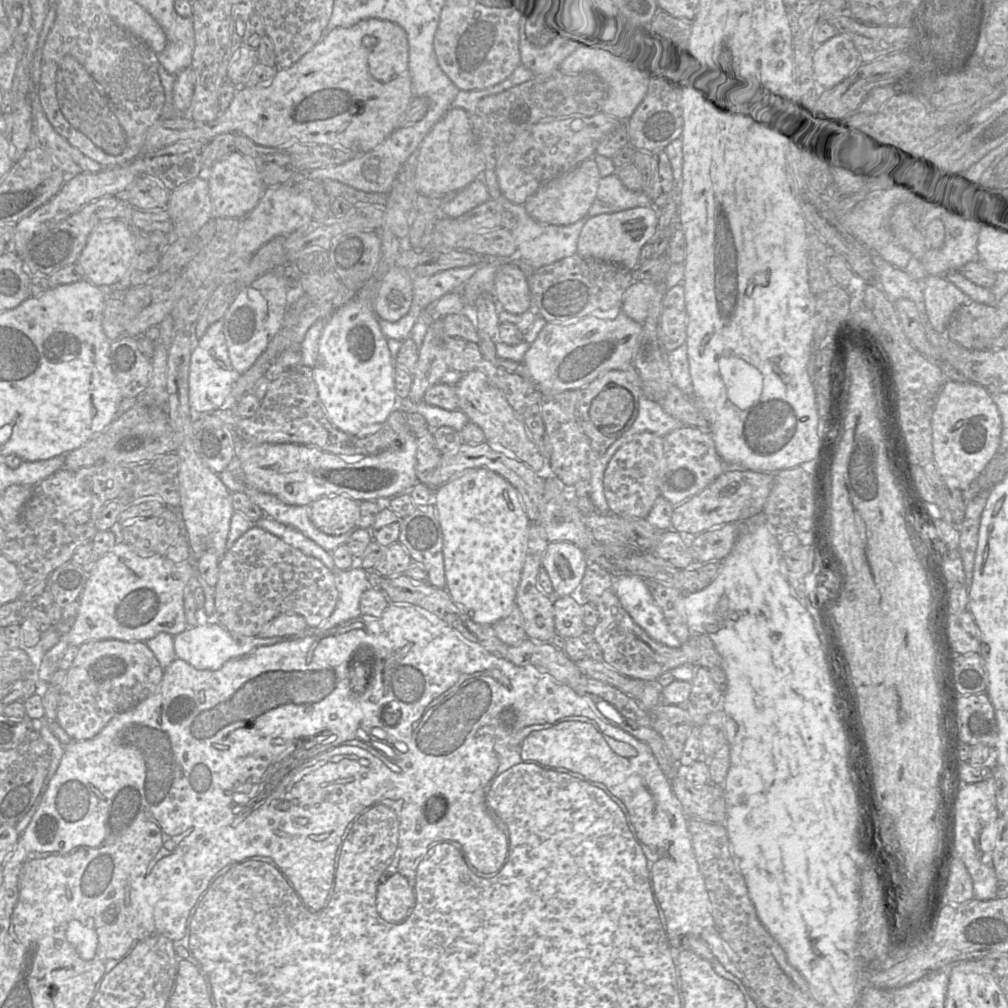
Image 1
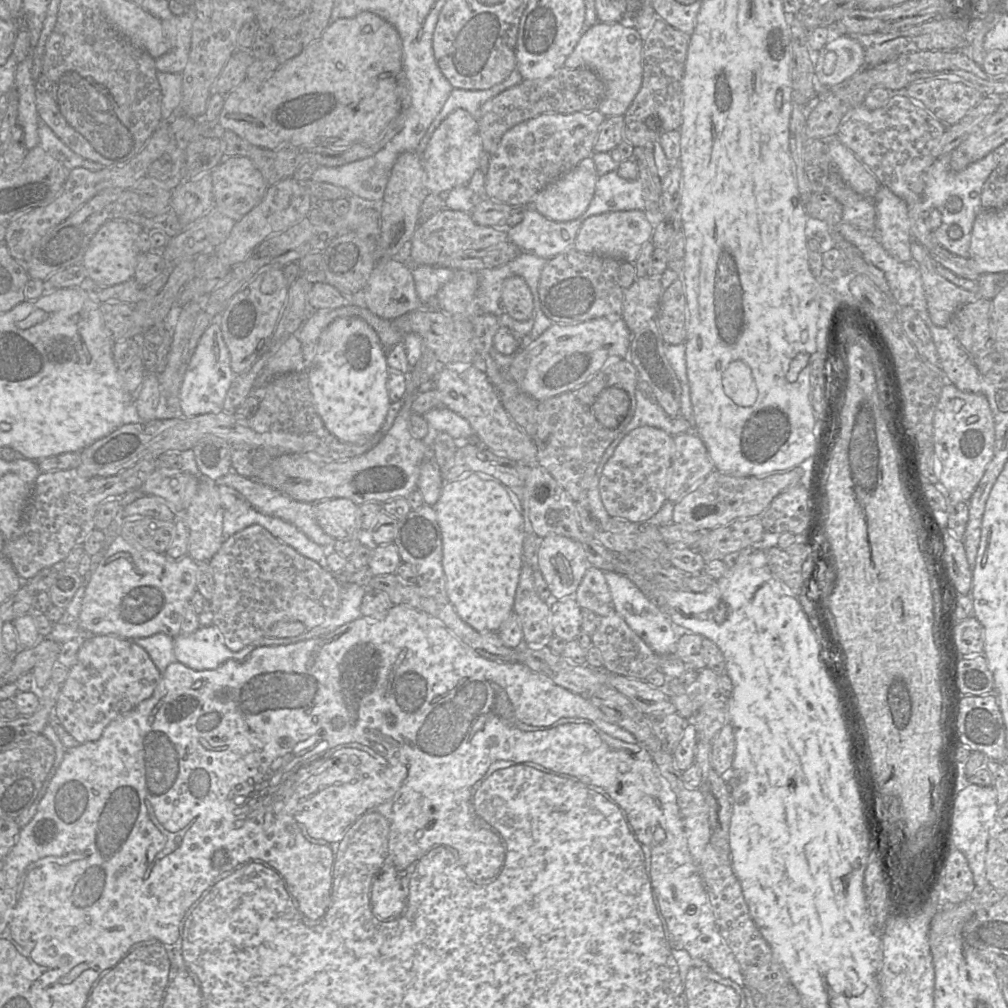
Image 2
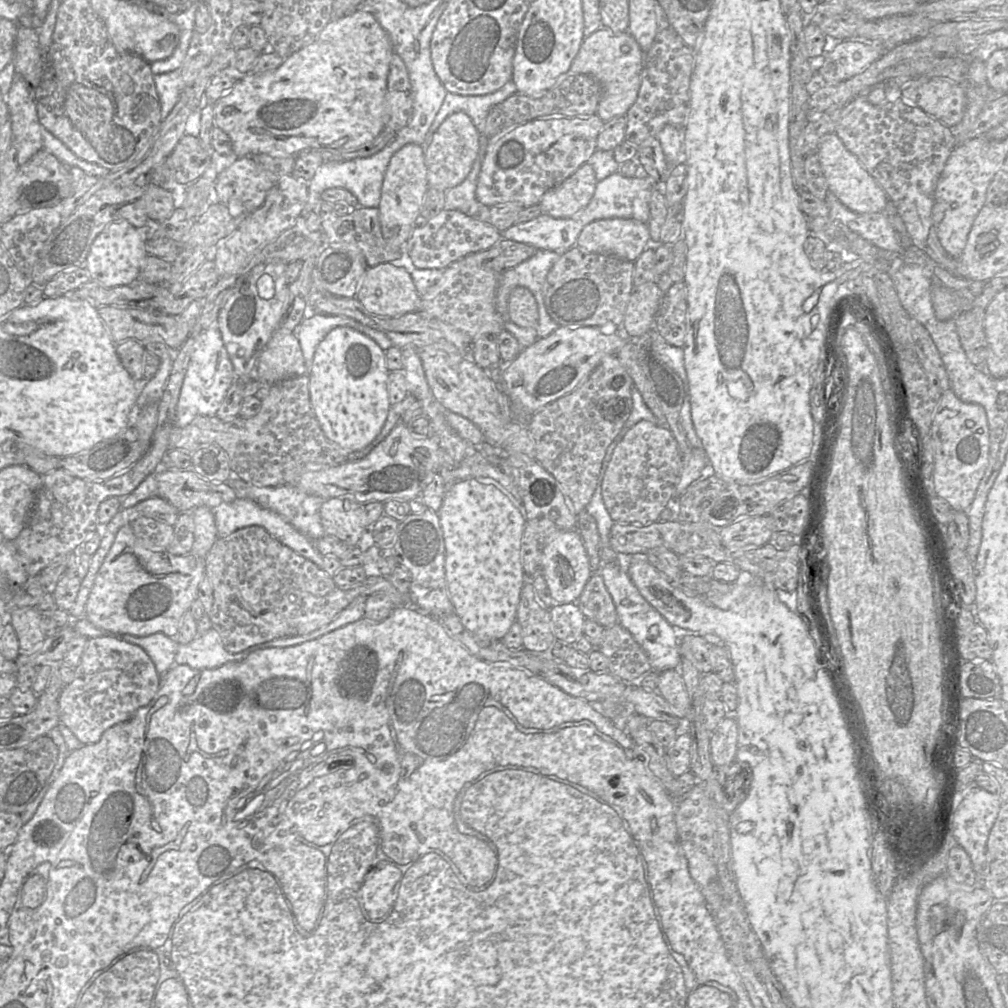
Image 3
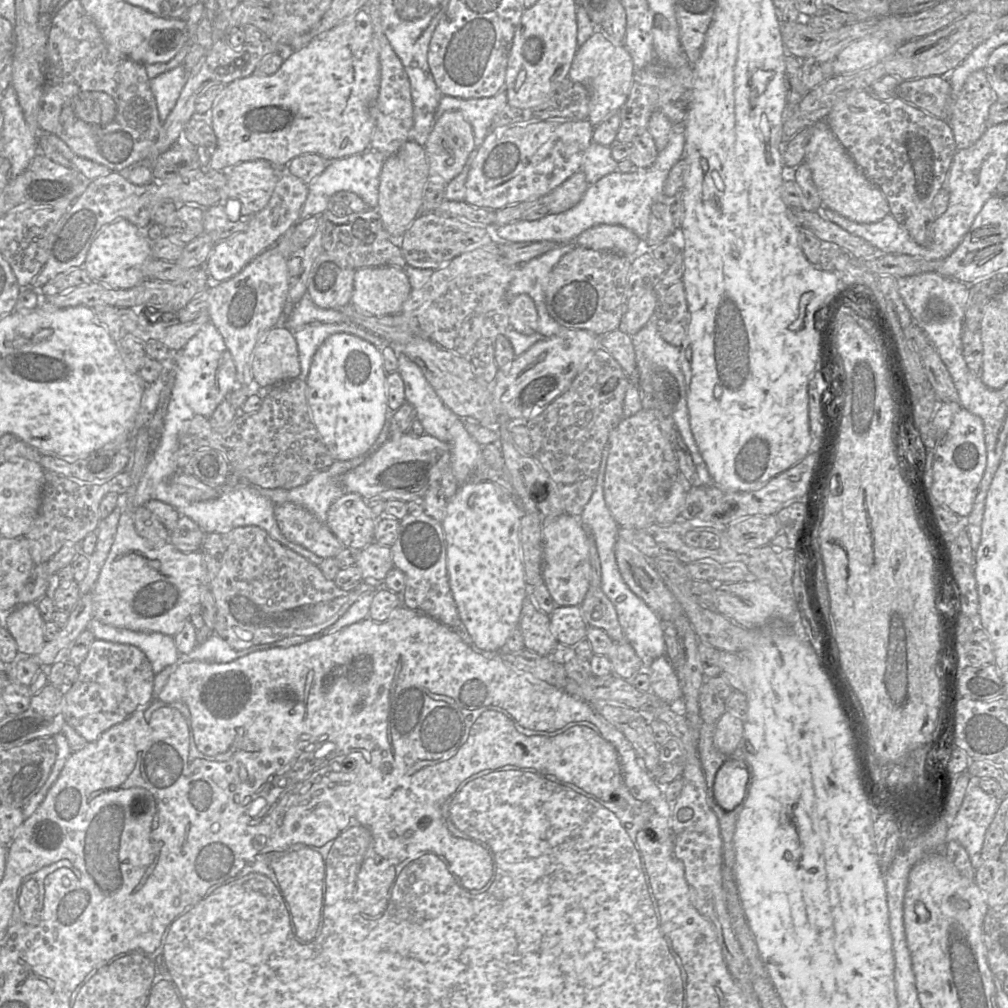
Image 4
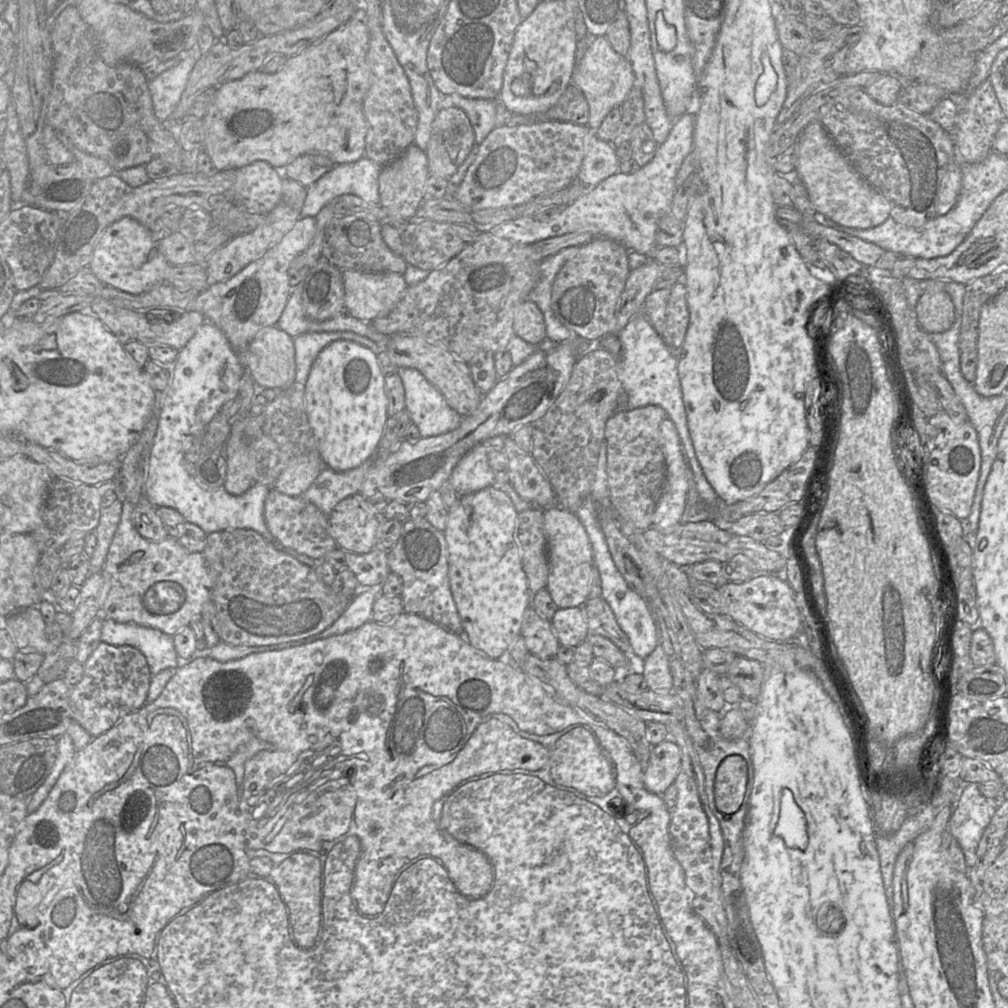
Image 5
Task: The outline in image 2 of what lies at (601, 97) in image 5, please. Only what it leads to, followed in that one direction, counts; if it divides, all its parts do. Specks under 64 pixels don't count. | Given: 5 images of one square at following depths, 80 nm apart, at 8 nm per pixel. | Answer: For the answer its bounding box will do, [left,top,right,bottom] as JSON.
[564,22,642,118]

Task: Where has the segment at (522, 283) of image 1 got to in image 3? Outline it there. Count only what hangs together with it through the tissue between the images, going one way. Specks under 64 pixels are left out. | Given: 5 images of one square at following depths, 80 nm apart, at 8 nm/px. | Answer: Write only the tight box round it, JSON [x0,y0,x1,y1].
[507,286,539,329]

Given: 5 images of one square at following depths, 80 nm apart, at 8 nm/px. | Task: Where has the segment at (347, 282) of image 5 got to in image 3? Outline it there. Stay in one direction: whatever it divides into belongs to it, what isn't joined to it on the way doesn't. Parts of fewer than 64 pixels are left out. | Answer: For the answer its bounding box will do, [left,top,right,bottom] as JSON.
[355,261,419,317]

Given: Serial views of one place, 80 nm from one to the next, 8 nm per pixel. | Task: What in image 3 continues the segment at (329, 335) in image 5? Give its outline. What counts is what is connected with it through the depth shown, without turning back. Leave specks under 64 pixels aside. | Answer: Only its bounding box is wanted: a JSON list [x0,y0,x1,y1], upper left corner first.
[292,313,363,374]

